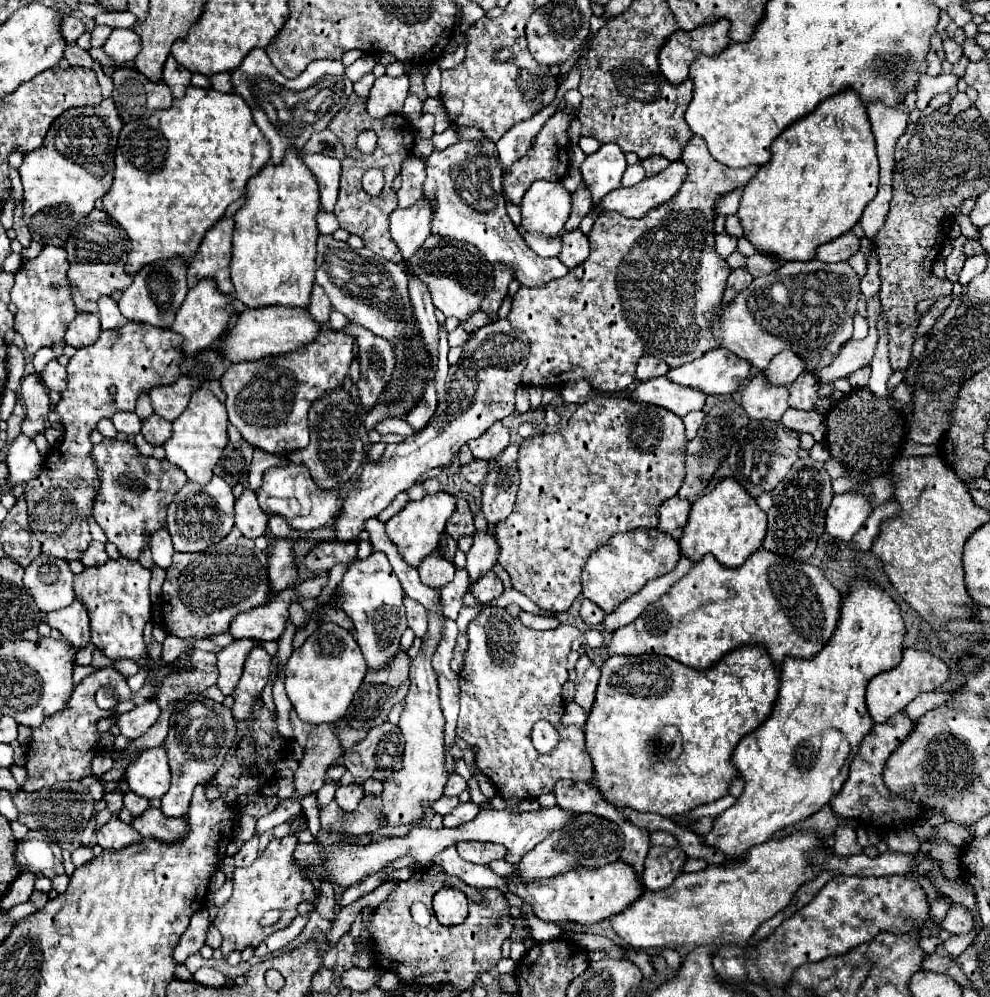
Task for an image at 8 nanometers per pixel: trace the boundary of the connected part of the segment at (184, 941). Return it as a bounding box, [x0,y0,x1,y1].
[173,908,209,962]

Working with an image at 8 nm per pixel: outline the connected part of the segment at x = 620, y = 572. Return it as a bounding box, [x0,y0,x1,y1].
[581,528,679,612]

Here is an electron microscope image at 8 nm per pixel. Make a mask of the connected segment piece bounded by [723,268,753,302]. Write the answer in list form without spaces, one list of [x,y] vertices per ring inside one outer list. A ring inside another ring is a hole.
[[[735,268],[735,270],[731,270],[729,280],[727,280],[727,292],[723,294],[723,300],[725,300],[725,302],[731,302],[731,298],[735,298],[735,292],[747,288],[751,282],[753,282],[753,276],[751,276],[745,268]]]

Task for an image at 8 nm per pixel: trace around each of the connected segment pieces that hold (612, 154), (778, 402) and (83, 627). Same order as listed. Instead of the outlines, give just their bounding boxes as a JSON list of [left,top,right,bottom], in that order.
[[581,144,627,204],[741,372,789,420],[47,600,91,652]]

